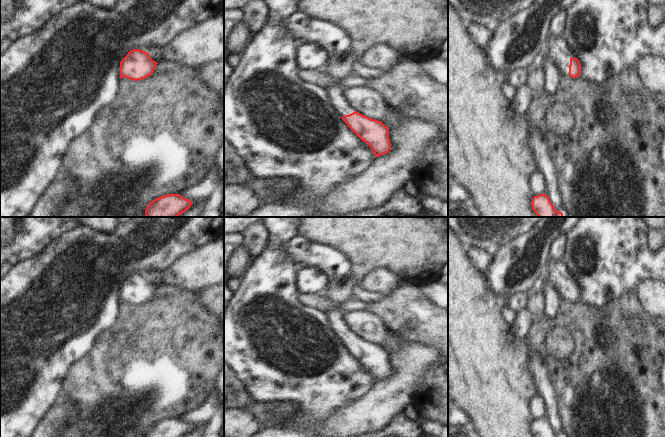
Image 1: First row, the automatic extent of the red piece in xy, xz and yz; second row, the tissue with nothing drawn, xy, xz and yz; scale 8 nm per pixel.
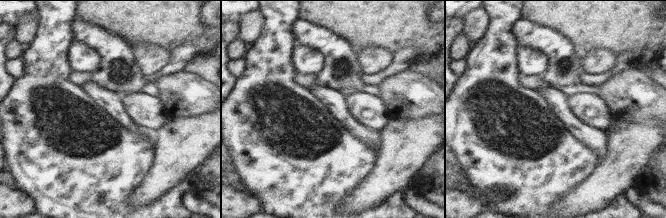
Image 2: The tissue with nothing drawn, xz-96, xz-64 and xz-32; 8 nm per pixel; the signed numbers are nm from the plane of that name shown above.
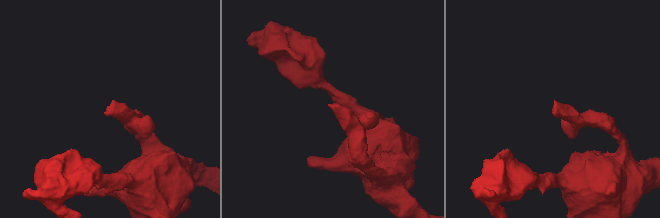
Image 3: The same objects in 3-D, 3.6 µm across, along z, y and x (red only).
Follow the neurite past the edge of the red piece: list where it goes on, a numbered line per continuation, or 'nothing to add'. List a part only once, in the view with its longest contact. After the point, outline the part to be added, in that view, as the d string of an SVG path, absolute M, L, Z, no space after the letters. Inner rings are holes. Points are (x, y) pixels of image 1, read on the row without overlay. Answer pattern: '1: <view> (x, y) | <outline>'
1: yz (557, 273) | M548 261L546 273L542 277L544 283L552 283L558 290L562 300L569 299L570 283L575 282L564 261Z

